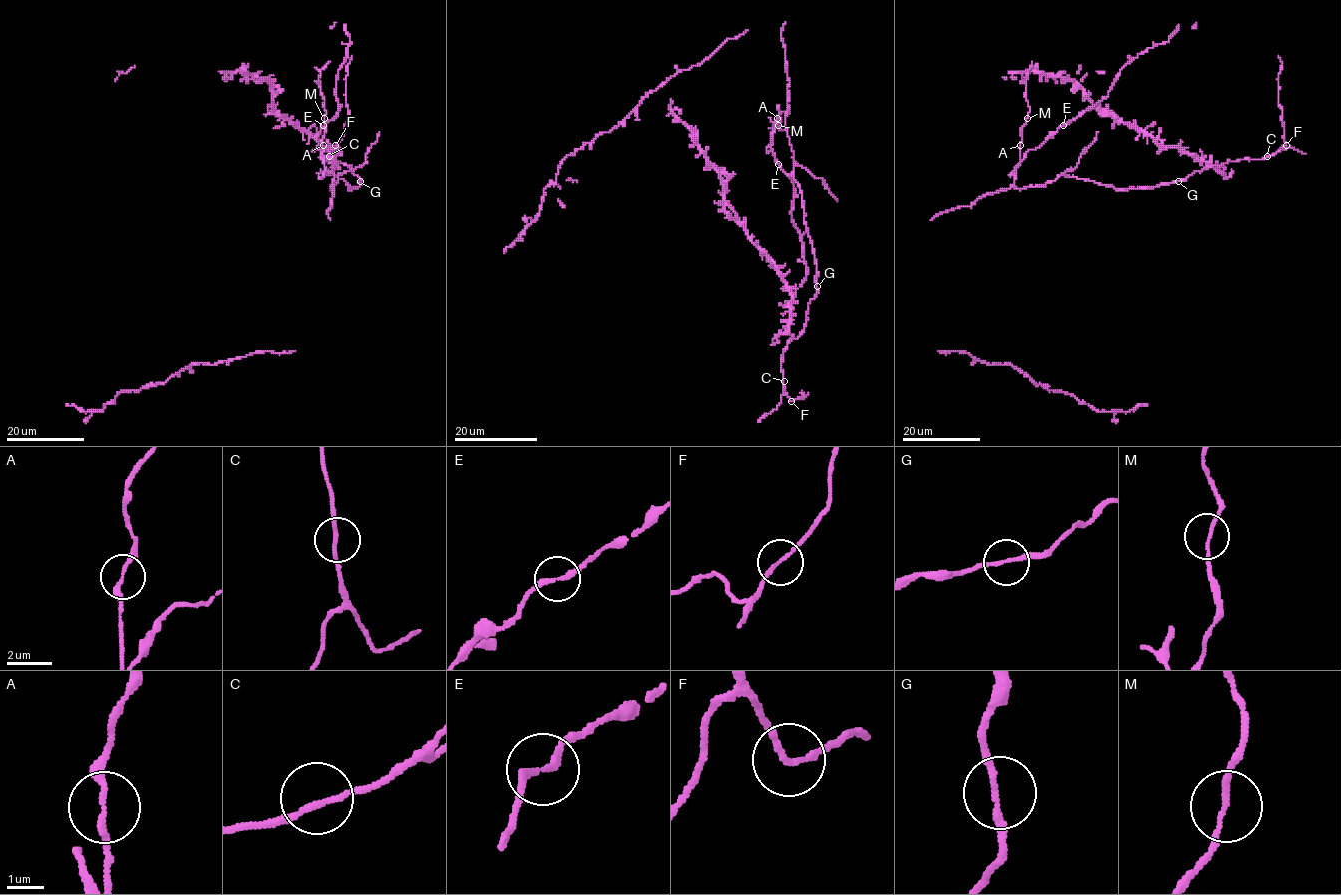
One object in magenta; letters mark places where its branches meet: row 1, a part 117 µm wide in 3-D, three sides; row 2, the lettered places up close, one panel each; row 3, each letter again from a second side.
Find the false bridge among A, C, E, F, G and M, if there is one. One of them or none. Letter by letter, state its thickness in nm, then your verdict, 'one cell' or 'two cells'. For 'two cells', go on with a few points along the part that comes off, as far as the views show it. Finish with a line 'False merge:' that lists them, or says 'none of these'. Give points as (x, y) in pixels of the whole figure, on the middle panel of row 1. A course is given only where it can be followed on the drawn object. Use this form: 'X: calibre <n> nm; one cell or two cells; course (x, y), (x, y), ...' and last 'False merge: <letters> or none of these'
A: calibre 170 nm; one cell
C: calibre 160 nm; one cell
E: calibre 160 nm; one cell
F: calibre 150 nm; one cell
G: calibre 160 nm; one cell
M: calibre 140 nm; one cell
False merge: none of these

